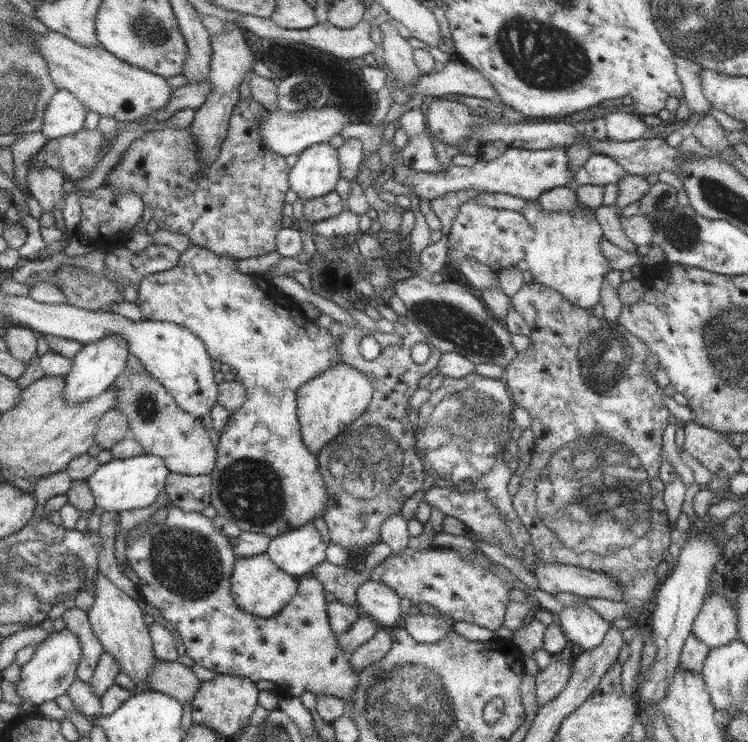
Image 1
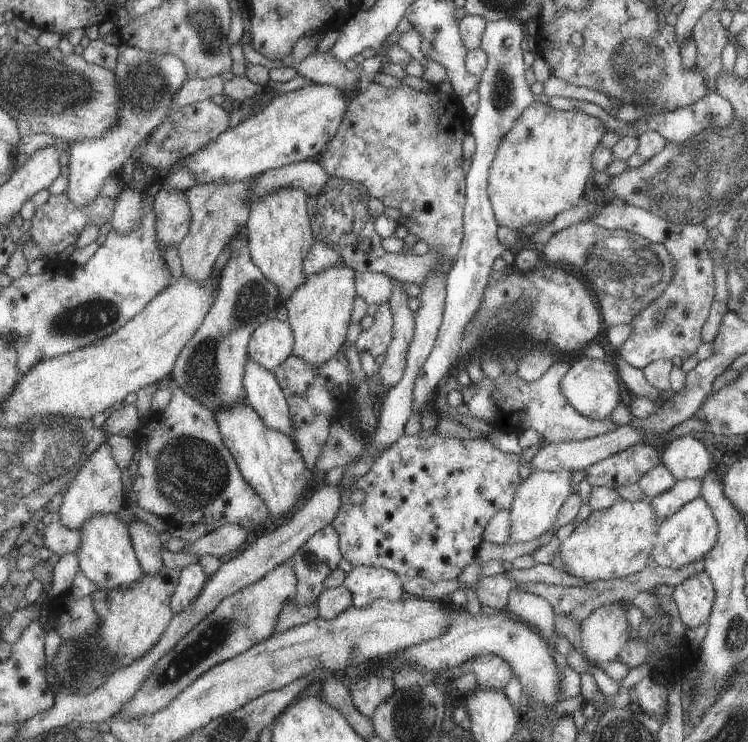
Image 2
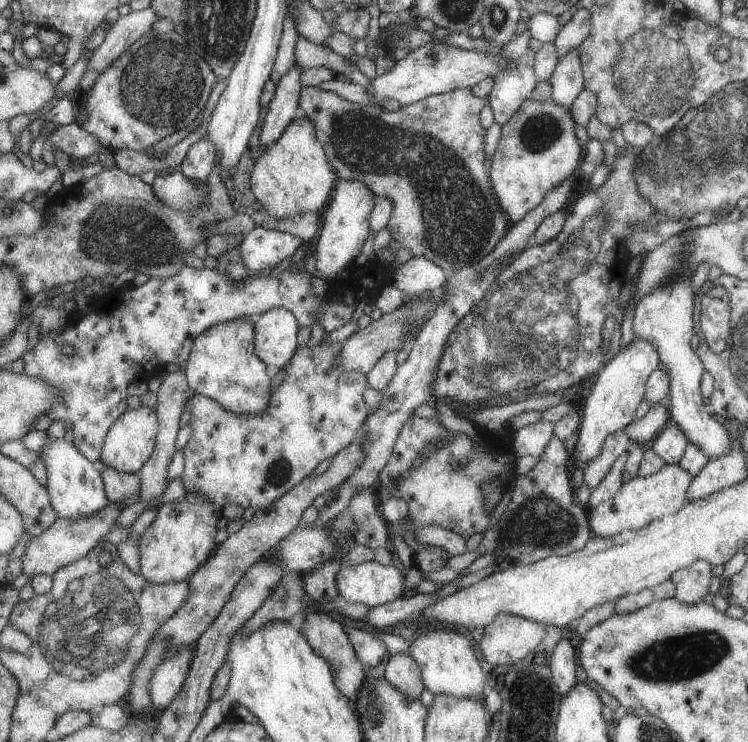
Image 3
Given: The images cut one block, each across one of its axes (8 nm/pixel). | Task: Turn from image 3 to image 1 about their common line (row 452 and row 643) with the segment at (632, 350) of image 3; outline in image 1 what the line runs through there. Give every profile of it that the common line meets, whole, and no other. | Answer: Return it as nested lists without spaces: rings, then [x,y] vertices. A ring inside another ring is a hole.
[[[581,602],[563,608],[554,618],[561,632],[569,642],[572,642],[576,651],[595,648],[611,626],[607,620]]]

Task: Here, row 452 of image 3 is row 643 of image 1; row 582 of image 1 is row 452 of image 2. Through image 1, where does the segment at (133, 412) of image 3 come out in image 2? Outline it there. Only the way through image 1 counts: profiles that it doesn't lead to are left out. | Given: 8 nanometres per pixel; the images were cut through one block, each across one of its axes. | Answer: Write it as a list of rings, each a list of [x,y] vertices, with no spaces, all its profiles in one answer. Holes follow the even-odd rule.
[[[107,443],[96,448],[86,463],[83,464],[78,475],[63,492],[63,498],[55,520],[68,529],[78,529],[90,519],[90,516],[103,513],[116,514],[123,506],[123,486],[121,486],[121,470],[111,458],[111,448]]]

